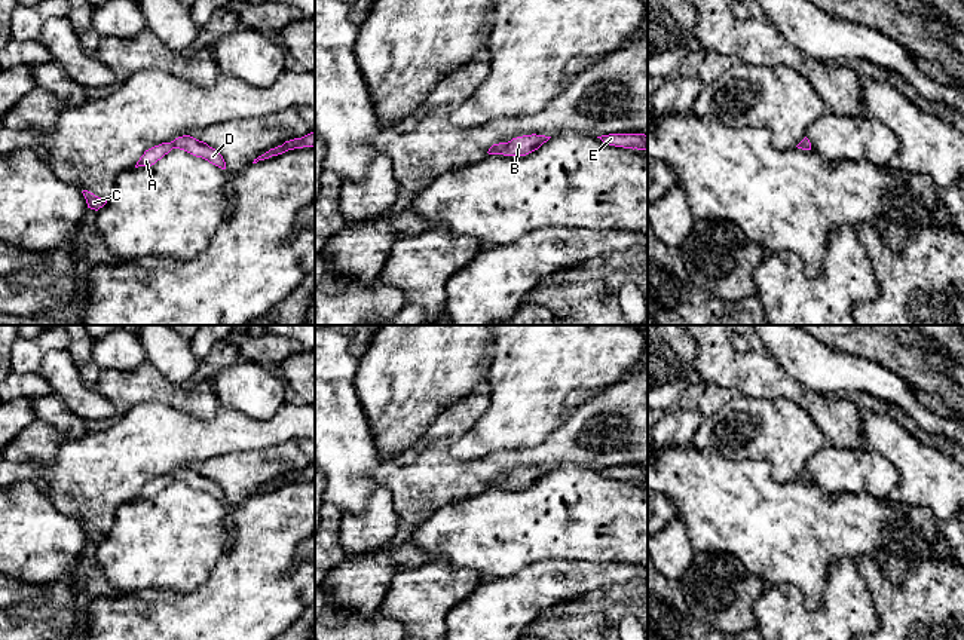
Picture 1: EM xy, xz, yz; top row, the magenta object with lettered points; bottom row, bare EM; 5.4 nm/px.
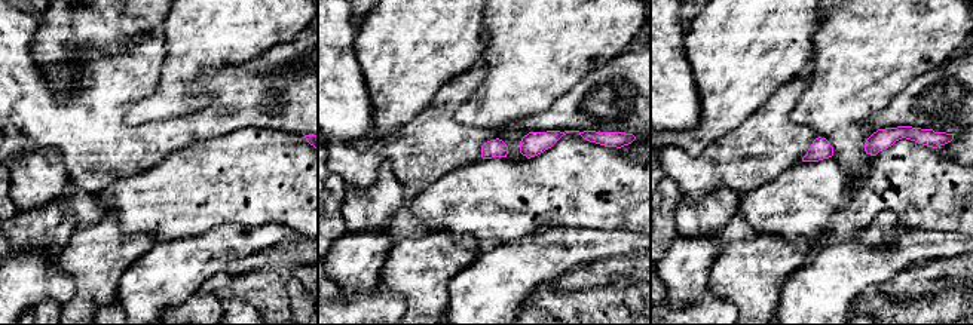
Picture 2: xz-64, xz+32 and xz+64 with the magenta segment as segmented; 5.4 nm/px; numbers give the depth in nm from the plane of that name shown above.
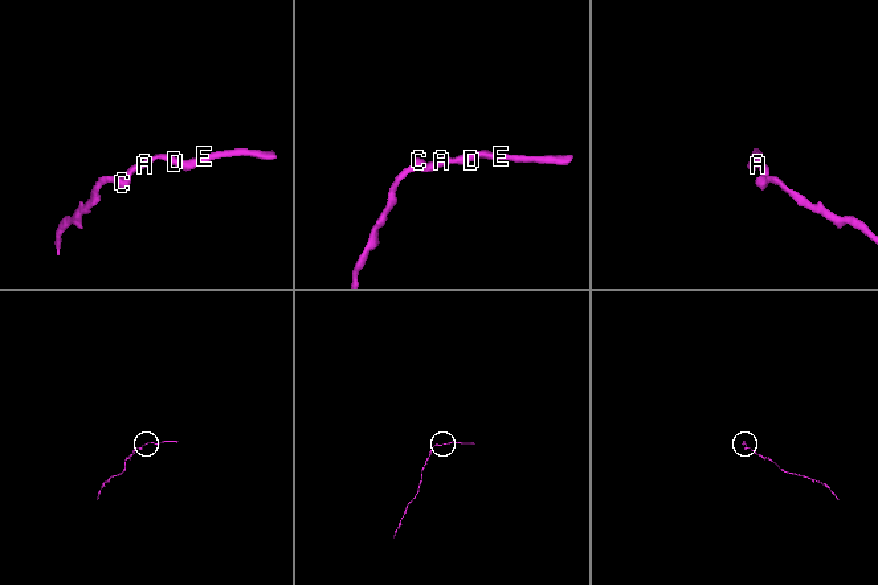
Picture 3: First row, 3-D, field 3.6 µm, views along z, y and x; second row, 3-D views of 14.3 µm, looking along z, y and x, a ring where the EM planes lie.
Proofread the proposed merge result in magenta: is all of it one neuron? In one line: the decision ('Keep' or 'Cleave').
Keep

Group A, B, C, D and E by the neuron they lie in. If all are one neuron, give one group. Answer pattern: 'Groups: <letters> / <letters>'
Groups: A B C D E

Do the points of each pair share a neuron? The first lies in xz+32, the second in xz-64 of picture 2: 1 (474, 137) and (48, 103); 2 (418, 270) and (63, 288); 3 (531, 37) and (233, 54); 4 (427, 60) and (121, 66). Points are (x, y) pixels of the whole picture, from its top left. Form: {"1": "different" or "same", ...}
{"1": "same", "2": "different", "3": "same", "4": "different"}

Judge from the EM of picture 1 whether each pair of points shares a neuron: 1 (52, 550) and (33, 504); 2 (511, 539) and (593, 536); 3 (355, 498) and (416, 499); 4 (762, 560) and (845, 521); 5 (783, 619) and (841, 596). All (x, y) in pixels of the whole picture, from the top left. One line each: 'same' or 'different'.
1: same
2: same
3: same
4: same
5: same

